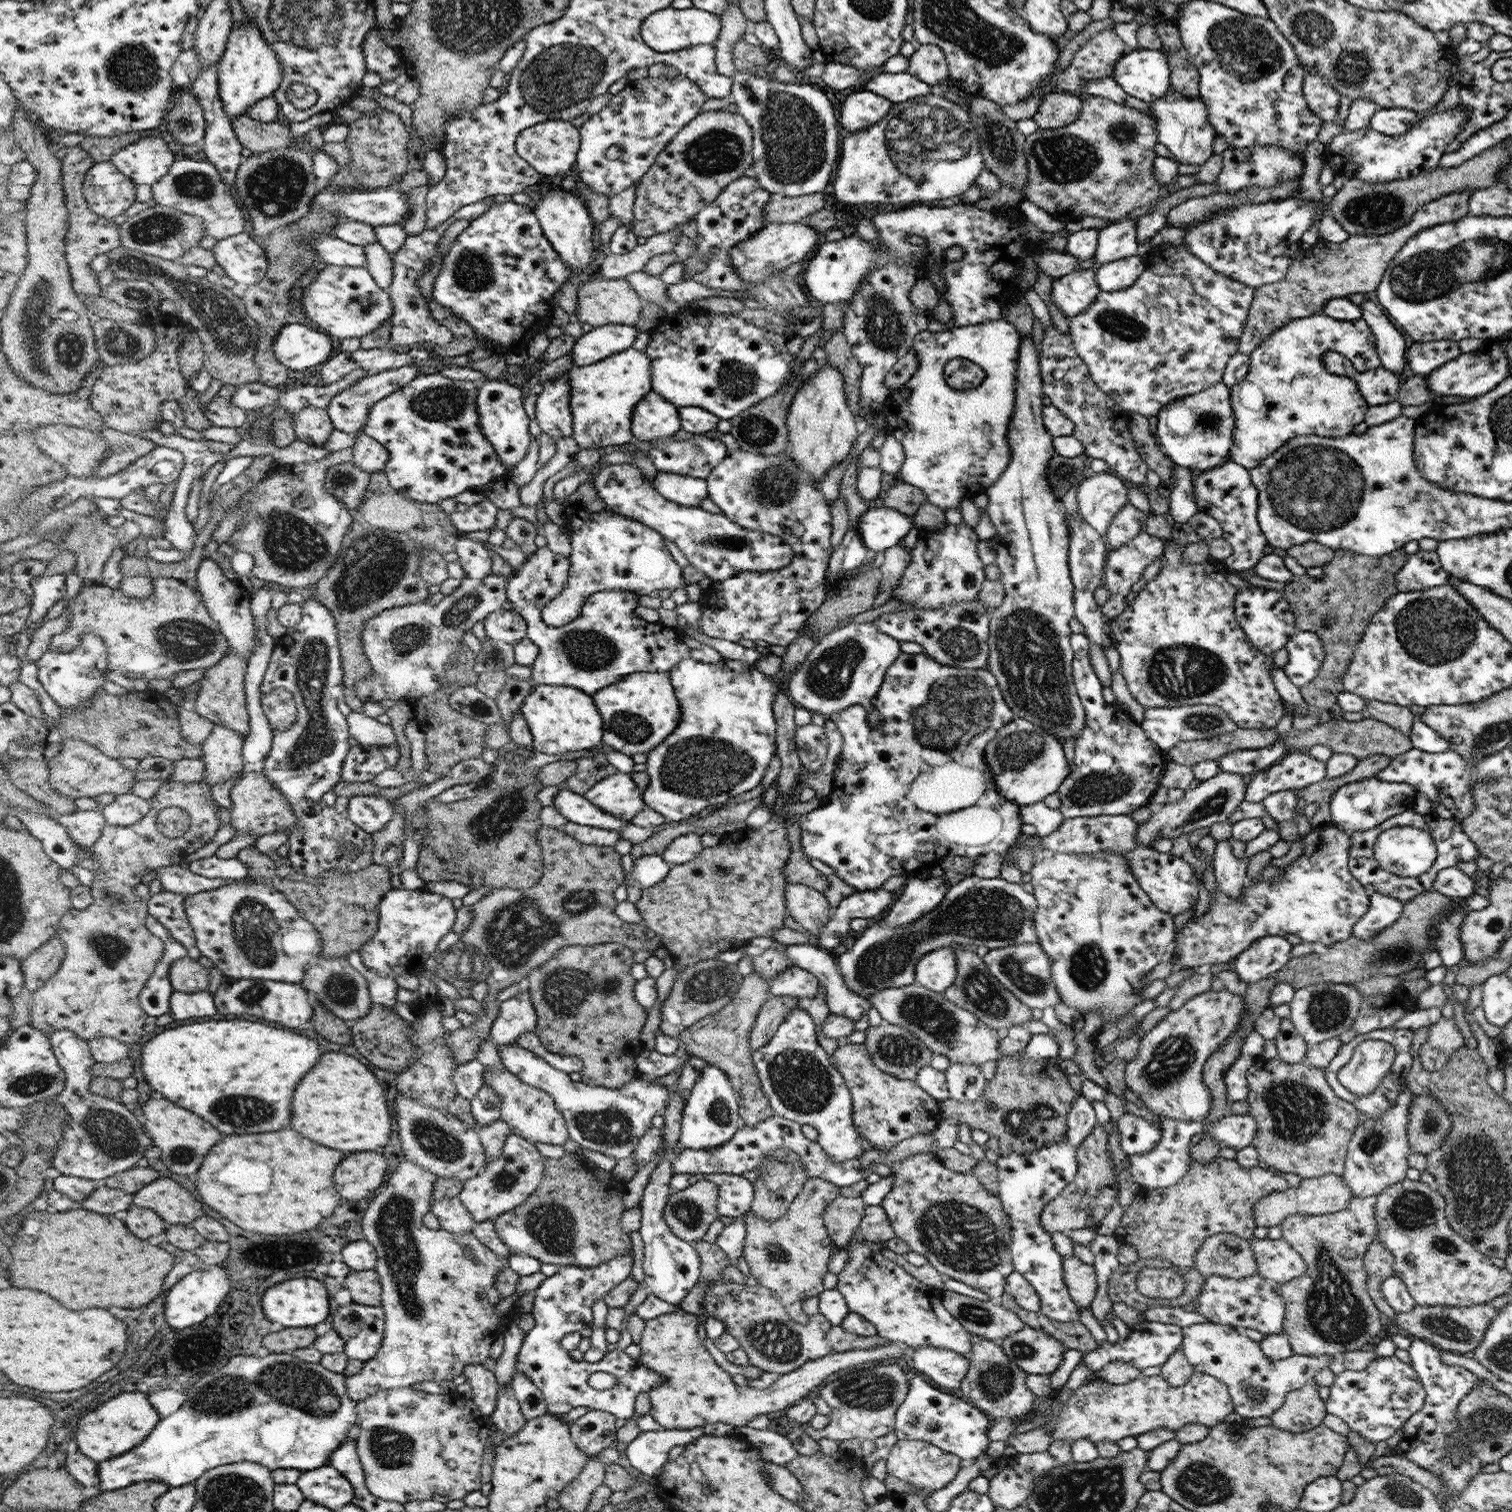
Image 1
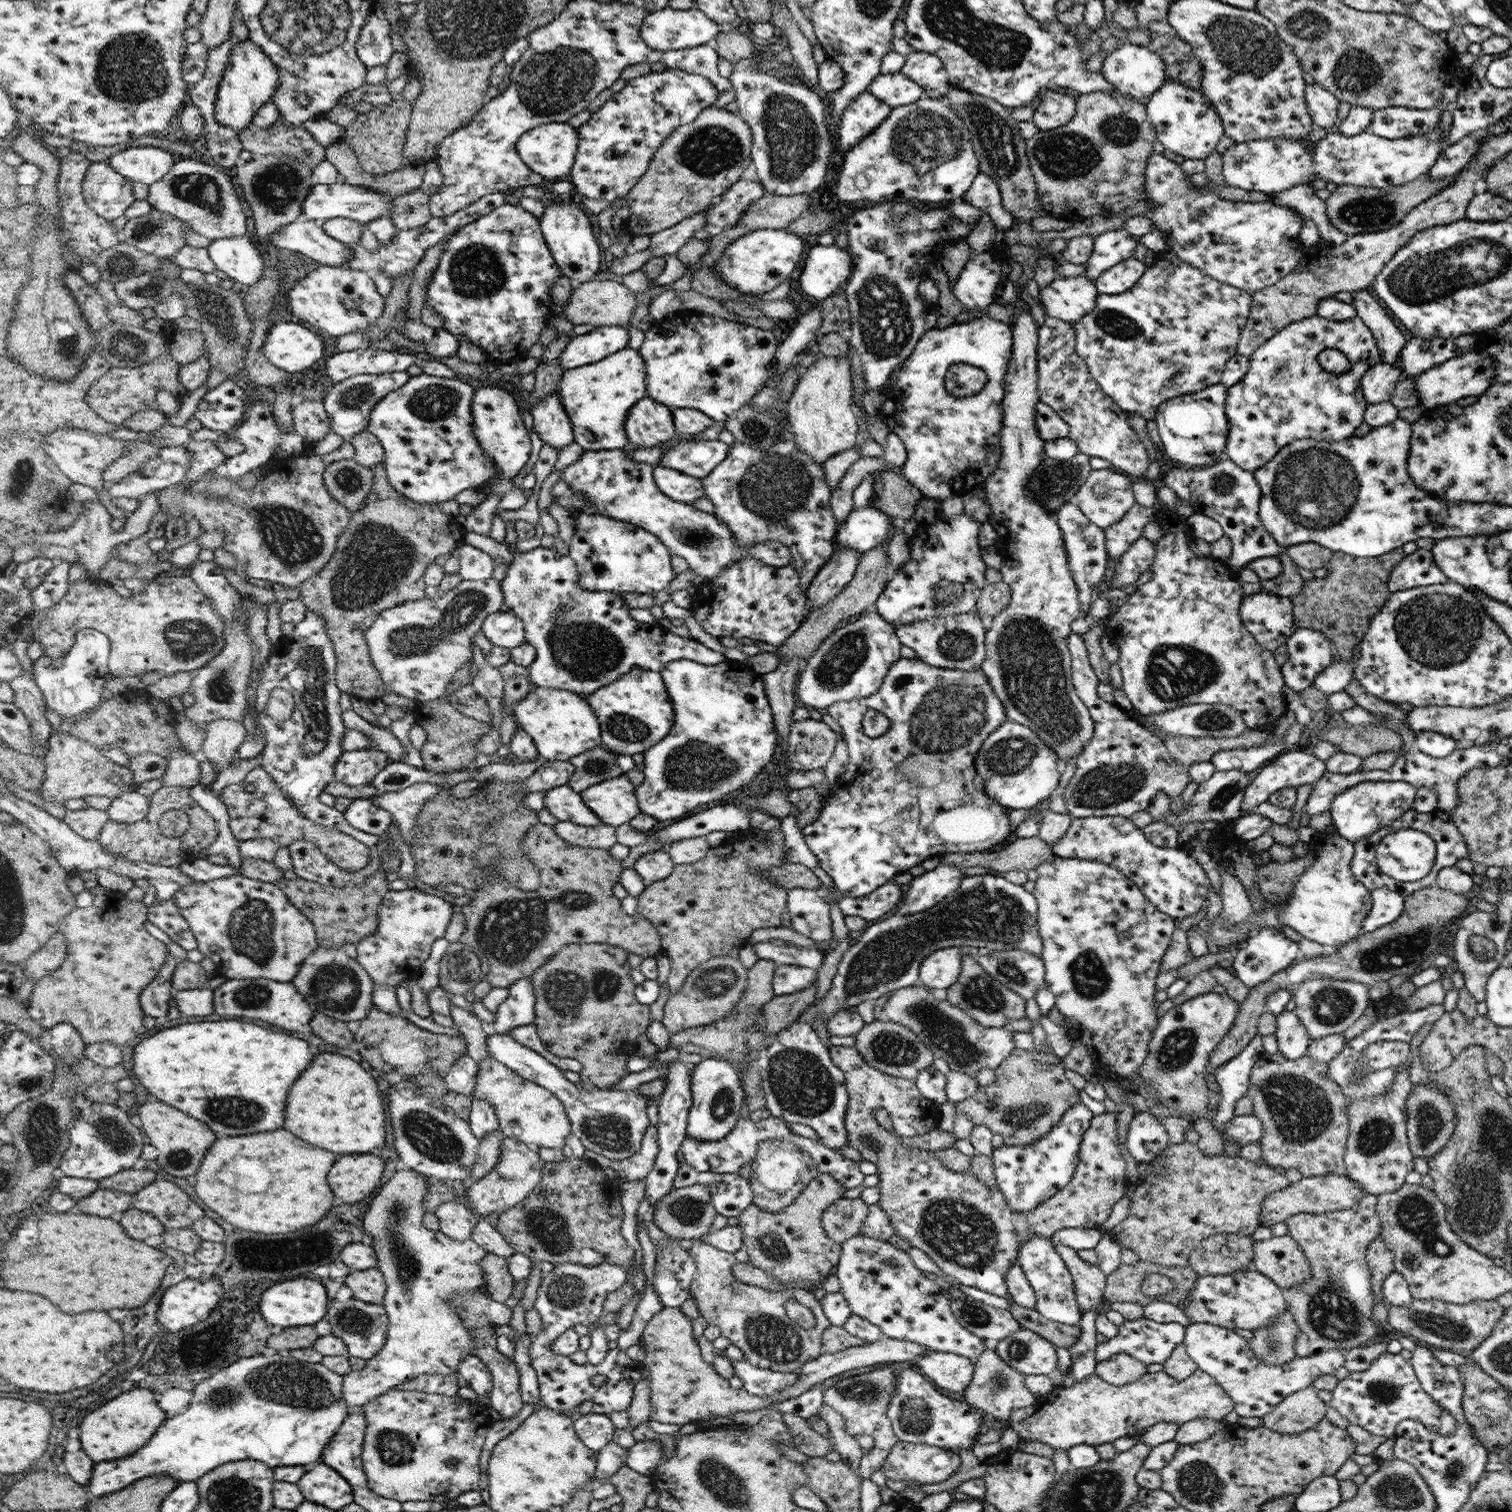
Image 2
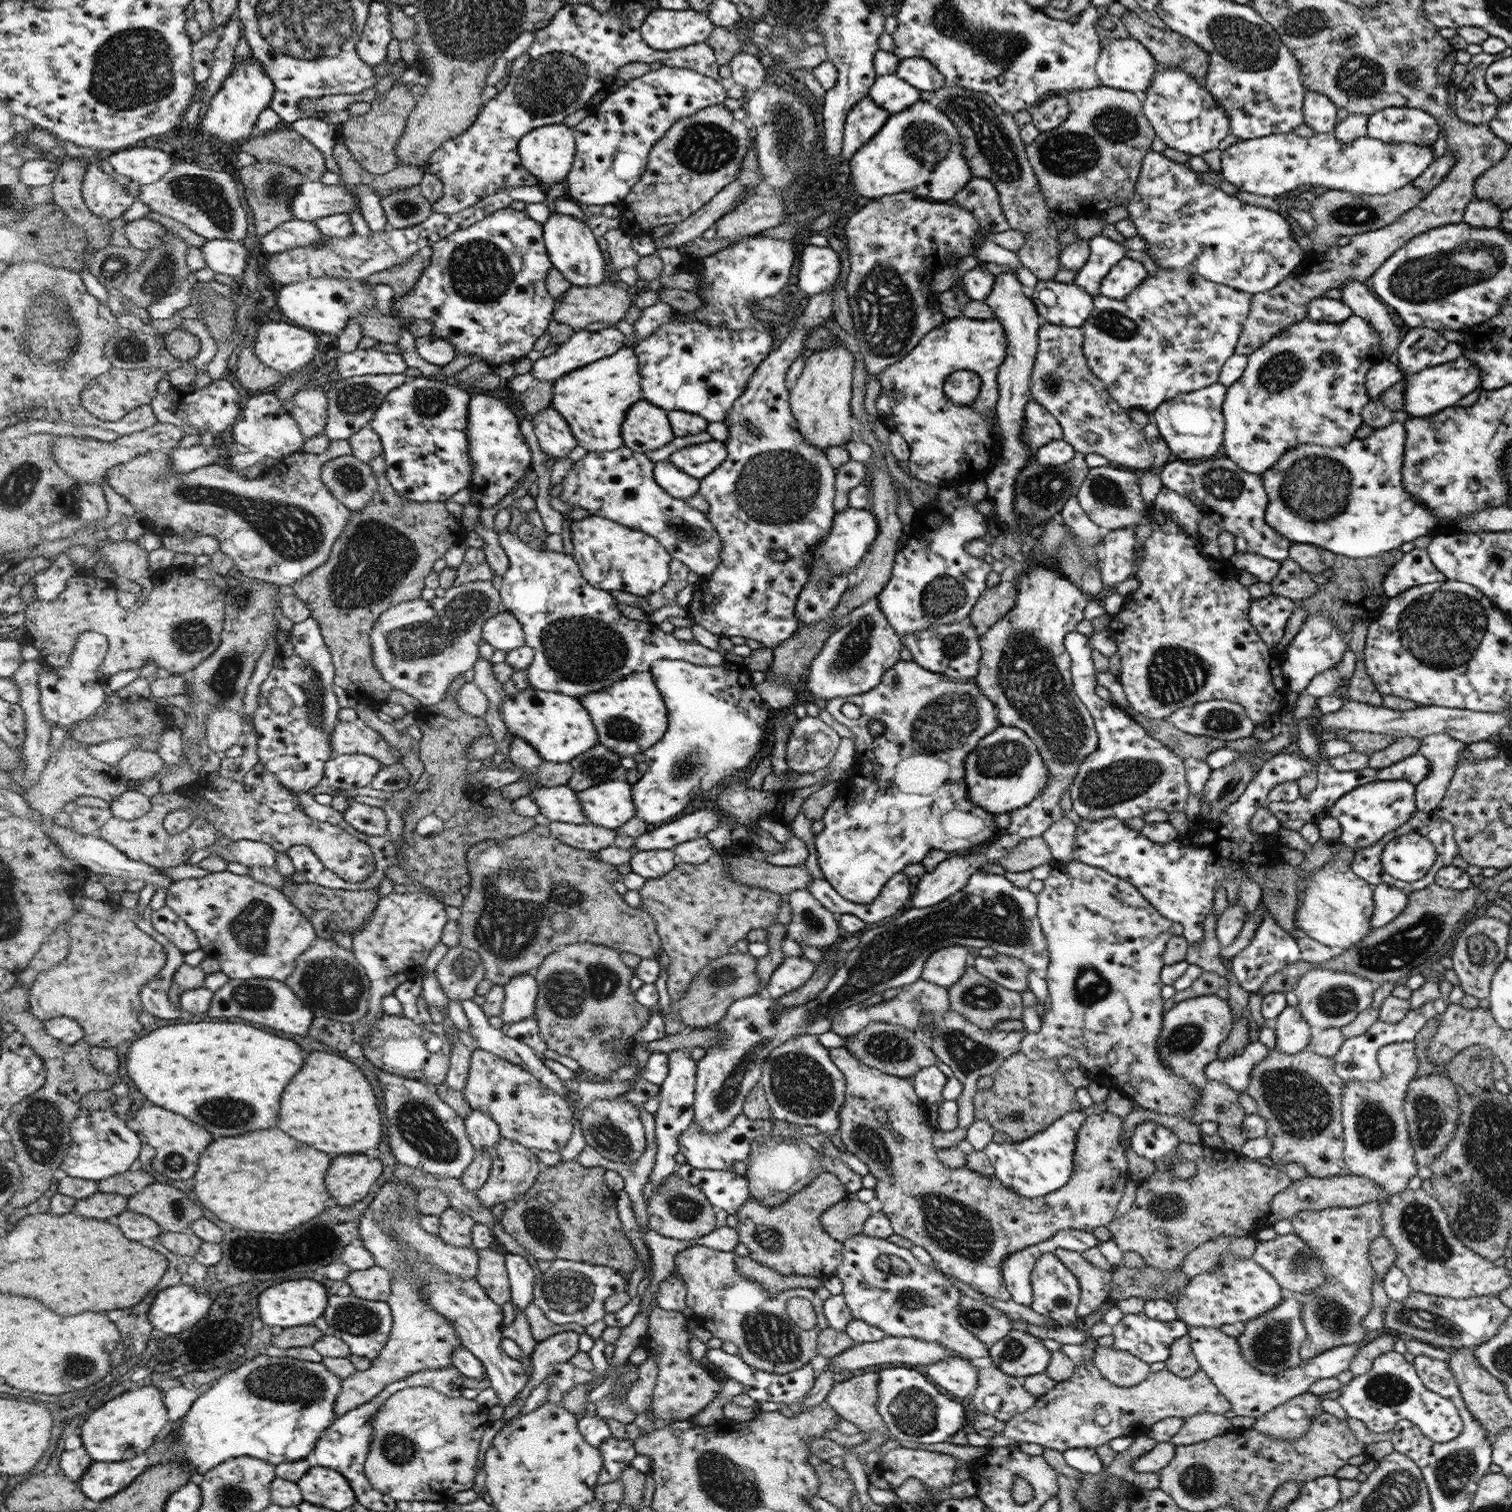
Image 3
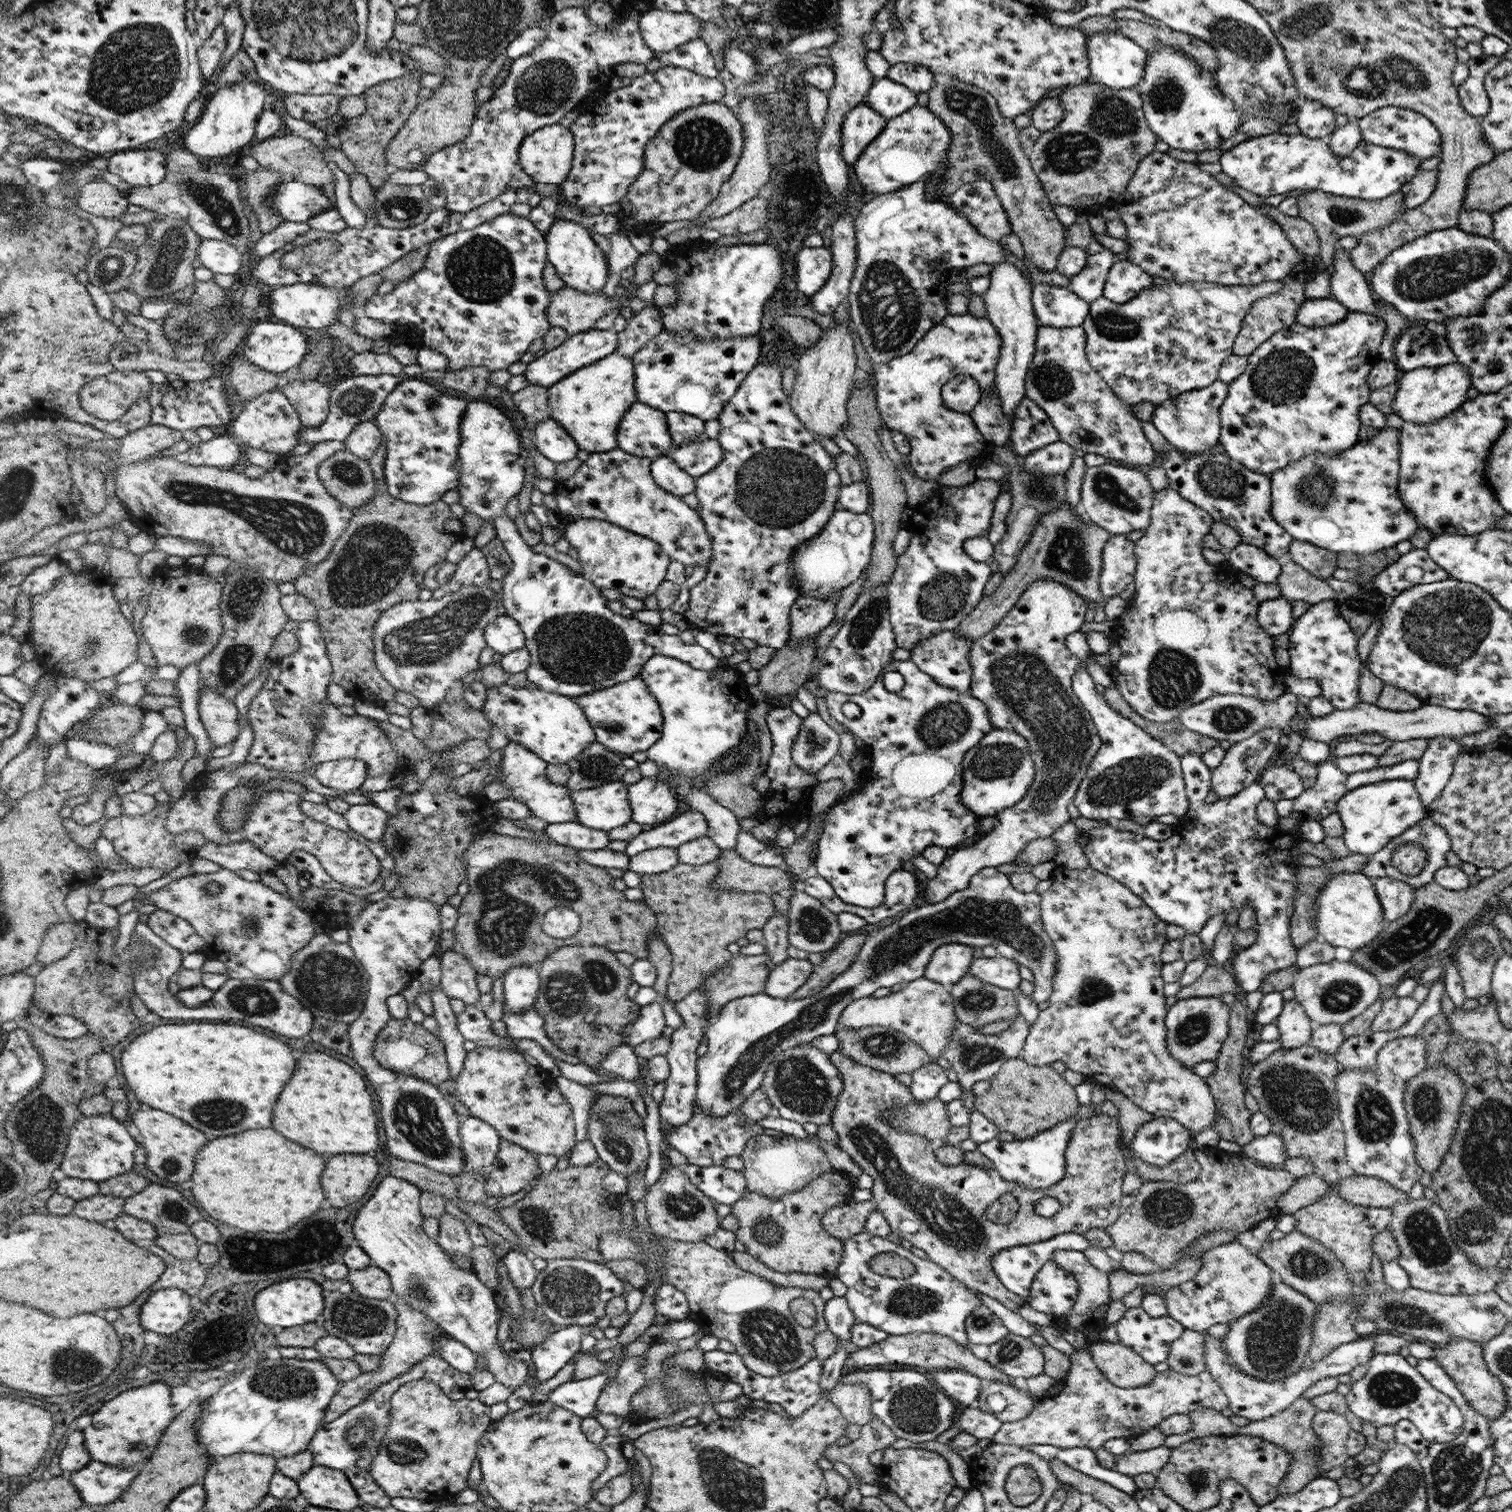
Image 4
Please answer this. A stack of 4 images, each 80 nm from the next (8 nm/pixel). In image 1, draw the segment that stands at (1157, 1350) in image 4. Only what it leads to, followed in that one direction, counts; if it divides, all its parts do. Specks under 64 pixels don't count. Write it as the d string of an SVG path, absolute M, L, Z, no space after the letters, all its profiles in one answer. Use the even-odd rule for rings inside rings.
M1145 1320L1129 1327L1127 1338L1120 1337L1114 1344L1103 1341L1101 1347L1093 1350L1093 1352L1084 1353L1083 1360L1093 1373L1114 1361L1126 1361L1140 1370L1150 1368L1150 1366L1161 1367L1175 1350L1181 1348L1182 1341L1183 1328L1181 1326Z

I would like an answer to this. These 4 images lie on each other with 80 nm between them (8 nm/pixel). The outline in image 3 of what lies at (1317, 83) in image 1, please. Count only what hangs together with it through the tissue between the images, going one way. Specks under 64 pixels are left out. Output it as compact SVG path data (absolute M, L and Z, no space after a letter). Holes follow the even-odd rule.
M1306 90L1303 100L1303 123L1310 126L1316 134L1333 132L1338 122L1337 109L1325 94Z

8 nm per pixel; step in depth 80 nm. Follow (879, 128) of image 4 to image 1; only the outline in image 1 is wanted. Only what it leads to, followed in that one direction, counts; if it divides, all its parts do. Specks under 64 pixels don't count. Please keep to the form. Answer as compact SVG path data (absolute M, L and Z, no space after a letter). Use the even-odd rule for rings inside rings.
M862 87L849 94L840 105L841 128L847 132L859 132L883 120L891 112L894 103Z

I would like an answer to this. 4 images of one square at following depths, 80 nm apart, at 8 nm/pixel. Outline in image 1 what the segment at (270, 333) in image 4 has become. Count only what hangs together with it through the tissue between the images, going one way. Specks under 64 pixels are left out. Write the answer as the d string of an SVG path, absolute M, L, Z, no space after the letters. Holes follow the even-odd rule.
M292 323L283 326L276 336L274 353L279 362L290 370L306 370L310 366L324 364L332 354L332 345L334 344L330 344L330 336L326 336L326 332L316 332L316 329L308 328L300 323Z

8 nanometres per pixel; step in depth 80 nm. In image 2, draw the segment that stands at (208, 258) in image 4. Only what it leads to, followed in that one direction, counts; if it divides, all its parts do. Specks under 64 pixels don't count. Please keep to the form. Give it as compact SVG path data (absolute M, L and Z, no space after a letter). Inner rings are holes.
M245 236L214 240L207 250L215 268L236 282L252 286L263 276L263 258L253 240Z

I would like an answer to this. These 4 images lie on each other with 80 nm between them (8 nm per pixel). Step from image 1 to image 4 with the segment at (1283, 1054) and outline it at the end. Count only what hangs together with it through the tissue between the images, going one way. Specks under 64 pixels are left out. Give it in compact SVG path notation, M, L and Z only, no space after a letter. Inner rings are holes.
M1294 998L1292 1000L1284 1001L1282 1010L1275 1020L1276 1026L1278 1027L1279 1033L1278 1040L1281 1042L1281 1048L1292 1050L1300 1048L1306 1044L1309 1044L1311 1040L1312 1020L1306 1014L1303 1006Z

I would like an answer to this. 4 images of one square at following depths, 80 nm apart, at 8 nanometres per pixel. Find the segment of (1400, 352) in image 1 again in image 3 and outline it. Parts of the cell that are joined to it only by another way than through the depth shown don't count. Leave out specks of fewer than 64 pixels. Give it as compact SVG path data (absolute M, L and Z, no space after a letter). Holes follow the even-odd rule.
M1346 281L1340 288L1341 302L1346 304L1356 316L1369 322L1381 336L1382 352L1395 357L1399 345L1400 334L1394 325L1392 313L1374 294L1360 281Z

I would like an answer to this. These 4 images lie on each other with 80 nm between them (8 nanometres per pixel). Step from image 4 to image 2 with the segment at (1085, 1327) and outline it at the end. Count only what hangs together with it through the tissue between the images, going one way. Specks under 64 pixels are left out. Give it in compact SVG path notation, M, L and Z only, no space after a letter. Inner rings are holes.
M1056 1246L1058 1255L1064 1260L1074 1281L1078 1306L1082 1313L1098 1307L1107 1288L1107 1276L1096 1265L1086 1260L1070 1246Z

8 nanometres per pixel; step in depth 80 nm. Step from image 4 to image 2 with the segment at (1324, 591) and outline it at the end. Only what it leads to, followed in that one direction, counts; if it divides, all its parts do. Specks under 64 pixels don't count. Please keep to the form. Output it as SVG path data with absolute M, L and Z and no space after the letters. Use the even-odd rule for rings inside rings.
M1283 552L1278 558L1283 566L1282 572L1273 580L1260 580L1263 584L1263 590L1289 598L1295 594L1300 594L1305 589L1307 580L1300 576L1297 564L1288 556L1287 552Z

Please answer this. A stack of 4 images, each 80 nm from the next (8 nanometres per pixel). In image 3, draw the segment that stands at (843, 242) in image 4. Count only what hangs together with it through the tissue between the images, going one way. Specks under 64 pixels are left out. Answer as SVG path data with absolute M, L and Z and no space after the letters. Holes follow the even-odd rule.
M837 281L824 294L811 297L802 317L800 315L796 318L796 329L755 370L746 390L727 412L724 420L729 432L728 440L725 441L727 460L700 480L700 496L710 505L705 514L722 538L723 548L719 565L713 573L702 577L686 609L693 624L700 624L708 632L722 638L739 636L756 640L774 650L791 638L802 625L795 604L803 586L810 581L811 566L807 564L807 558L831 532L837 516L834 503L836 470L827 453L812 446L800 432L791 411L790 392L784 385L784 378L790 364L807 352L805 338L809 337L808 333L813 328L822 327L822 322L832 315L832 295L836 288ZM773 550L783 550L787 557L783 561L775 561L771 555Z

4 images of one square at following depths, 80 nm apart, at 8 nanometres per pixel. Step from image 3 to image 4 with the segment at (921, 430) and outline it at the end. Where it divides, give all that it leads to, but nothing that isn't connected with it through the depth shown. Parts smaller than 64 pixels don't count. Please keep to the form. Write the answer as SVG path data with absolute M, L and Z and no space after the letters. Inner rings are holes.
M970 313L956 316L948 315L939 325L932 328L910 353L888 361L885 366L880 364L874 369L879 413L885 426L890 428L892 432L898 431L905 434L911 446L911 451L905 461L908 469L916 476L934 481L946 469L965 460L969 460L976 467L984 466L984 462L988 462L989 458L998 460L1004 454L1004 450L998 449L987 440L970 413L950 410L942 403L940 395L941 386L959 374L972 375L972 378L976 378L982 390L982 397L995 393L995 391L988 390L994 388L995 366L999 362L1001 344L1002 339L999 331L991 319L977 317Z

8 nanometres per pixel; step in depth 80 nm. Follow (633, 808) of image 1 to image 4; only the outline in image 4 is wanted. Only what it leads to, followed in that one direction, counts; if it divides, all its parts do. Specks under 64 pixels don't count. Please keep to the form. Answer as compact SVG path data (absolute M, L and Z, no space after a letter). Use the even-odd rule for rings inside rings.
M617 781L573 792L572 799L580 823L609 831L632 821L634 814L629 797L629 786Z

